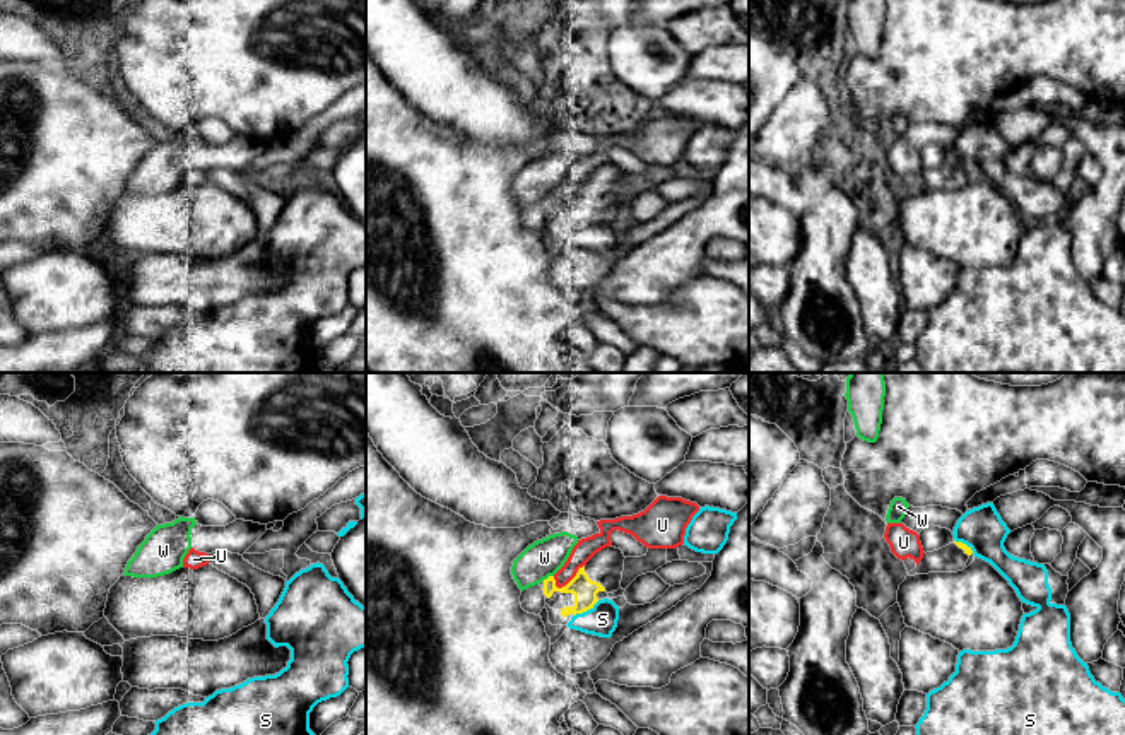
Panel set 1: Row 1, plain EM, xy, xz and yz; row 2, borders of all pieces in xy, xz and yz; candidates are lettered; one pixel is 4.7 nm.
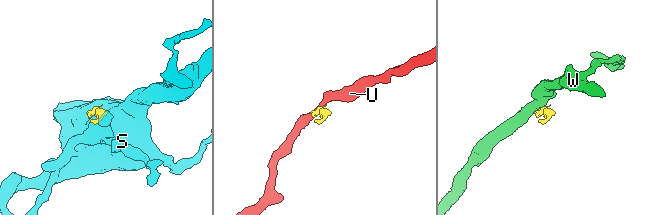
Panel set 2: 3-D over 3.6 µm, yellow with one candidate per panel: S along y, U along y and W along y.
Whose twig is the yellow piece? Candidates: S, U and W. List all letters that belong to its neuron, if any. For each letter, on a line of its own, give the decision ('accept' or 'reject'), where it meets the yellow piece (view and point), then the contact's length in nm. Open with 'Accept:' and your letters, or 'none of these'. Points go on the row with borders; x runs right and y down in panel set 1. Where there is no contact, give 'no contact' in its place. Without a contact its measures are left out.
Accept: none of these
S: reject; meets yellow in xz at (585, 611); contact 150 nm long
U: reject; meets yellow in xz at (571, 580); contact 170 nm long
W: reject; meets yellow in xz at (549, 576); contact 60 nm long

